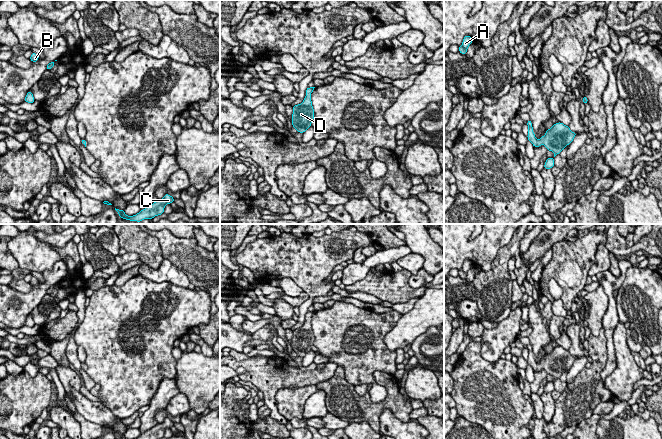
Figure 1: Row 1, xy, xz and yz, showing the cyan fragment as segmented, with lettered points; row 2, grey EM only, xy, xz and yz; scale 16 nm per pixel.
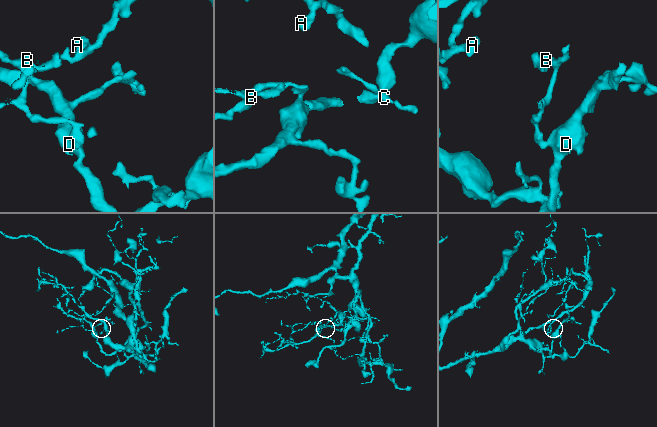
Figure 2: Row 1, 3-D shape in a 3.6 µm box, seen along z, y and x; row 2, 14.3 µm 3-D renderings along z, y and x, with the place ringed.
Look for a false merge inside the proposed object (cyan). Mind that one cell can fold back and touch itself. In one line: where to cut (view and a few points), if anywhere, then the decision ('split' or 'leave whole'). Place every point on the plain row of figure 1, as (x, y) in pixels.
cut none; leave whole

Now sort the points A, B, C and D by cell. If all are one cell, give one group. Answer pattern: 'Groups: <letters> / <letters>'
Groups: A B C D

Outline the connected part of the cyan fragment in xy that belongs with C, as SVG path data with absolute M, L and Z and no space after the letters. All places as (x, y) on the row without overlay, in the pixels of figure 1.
M165 418L162 423L158 423L153 428L147 430L145 433L140 434L136 439L161 439L164 437L164 432L166 428L171 428L174 426L174 422L169 418Z

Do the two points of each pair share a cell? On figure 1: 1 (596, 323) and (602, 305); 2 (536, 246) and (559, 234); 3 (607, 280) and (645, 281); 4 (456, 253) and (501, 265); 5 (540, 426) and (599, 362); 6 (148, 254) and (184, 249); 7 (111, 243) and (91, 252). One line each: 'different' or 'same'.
1: same
2: same
3: different
4: different
5: same
6: different
7: different

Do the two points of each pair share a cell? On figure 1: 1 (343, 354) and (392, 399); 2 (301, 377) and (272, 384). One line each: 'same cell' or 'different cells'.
1: different cells
2: same cell

